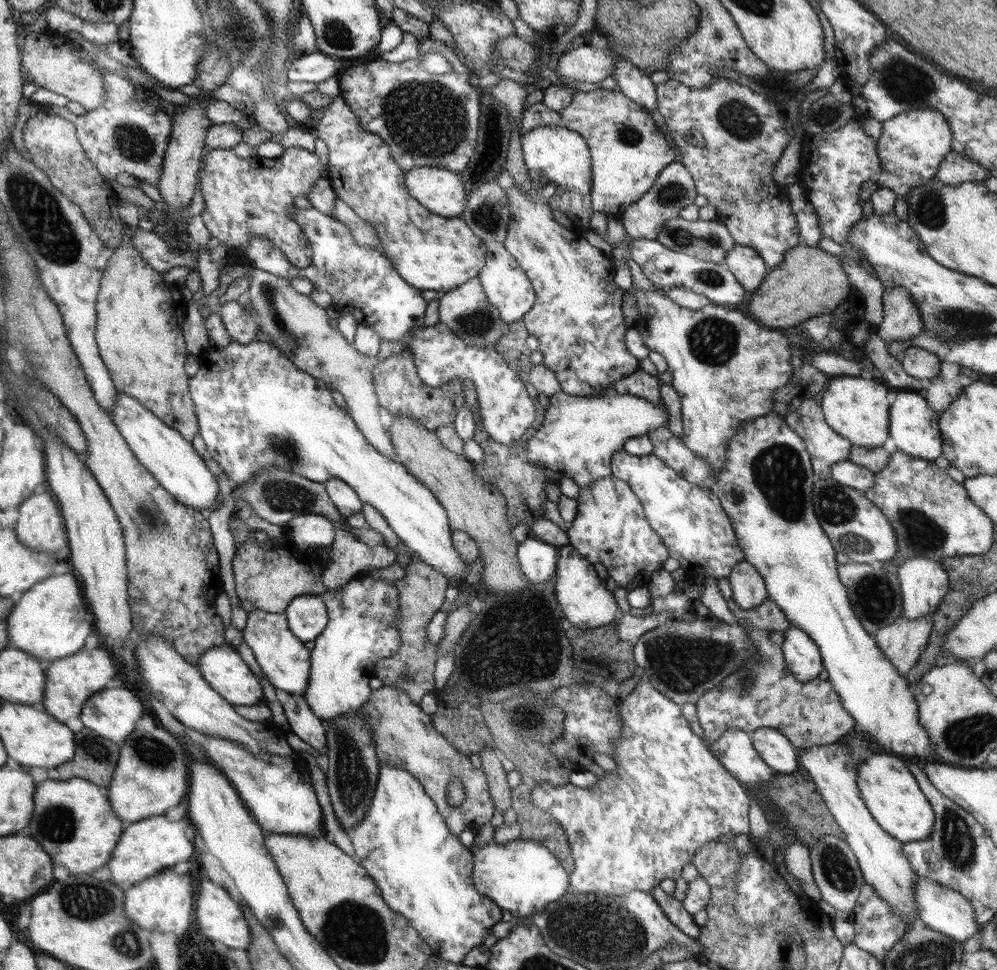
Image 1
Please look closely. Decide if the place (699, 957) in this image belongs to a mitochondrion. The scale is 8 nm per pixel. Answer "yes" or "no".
no

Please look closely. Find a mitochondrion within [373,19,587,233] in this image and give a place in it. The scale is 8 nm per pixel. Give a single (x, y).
(424, 120)

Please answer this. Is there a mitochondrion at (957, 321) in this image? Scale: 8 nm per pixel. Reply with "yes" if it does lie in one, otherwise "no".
yes

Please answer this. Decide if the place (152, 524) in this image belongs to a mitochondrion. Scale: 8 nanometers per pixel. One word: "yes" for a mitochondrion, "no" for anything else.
yes

